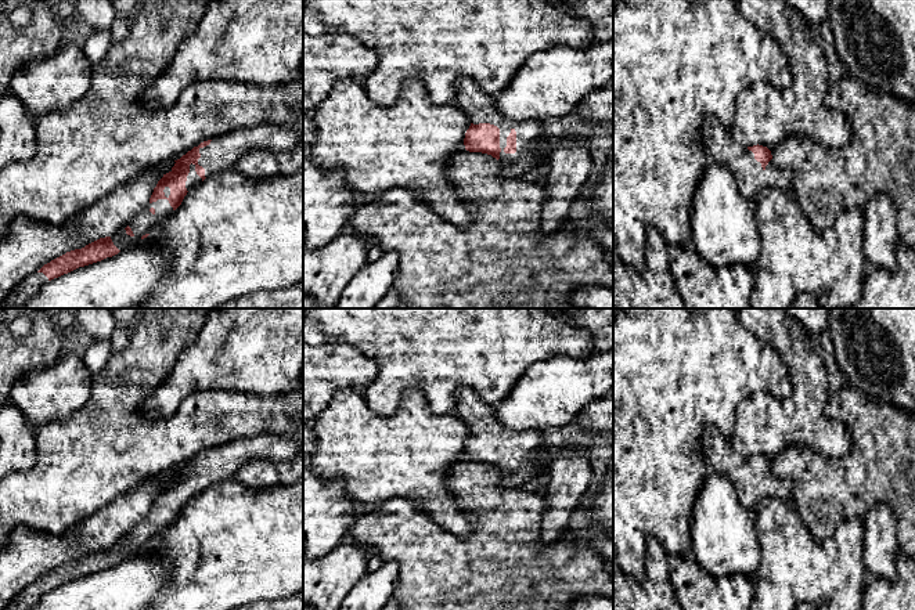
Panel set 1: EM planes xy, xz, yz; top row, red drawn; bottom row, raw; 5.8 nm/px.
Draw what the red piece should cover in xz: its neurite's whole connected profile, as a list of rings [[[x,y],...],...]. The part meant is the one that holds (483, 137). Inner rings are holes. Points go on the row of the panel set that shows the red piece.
[[[465,76],[455,79],[454,87],[454,105],[471,120],[464,138],[466,151],[496,158],[505,177],[519,177],[537,167],[538,158],[530,147],[545,133],[541,120],[515,122],[502,116],[496,95],[486,94]]]

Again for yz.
[[[707,116],[703,120],[702,137],[709,159],[734,174],[739,191],[752,205],[764,188],[792,188],[790,170],[779,170],[767,147],[742,147],[734,140],[731,129],[717,118]]]

